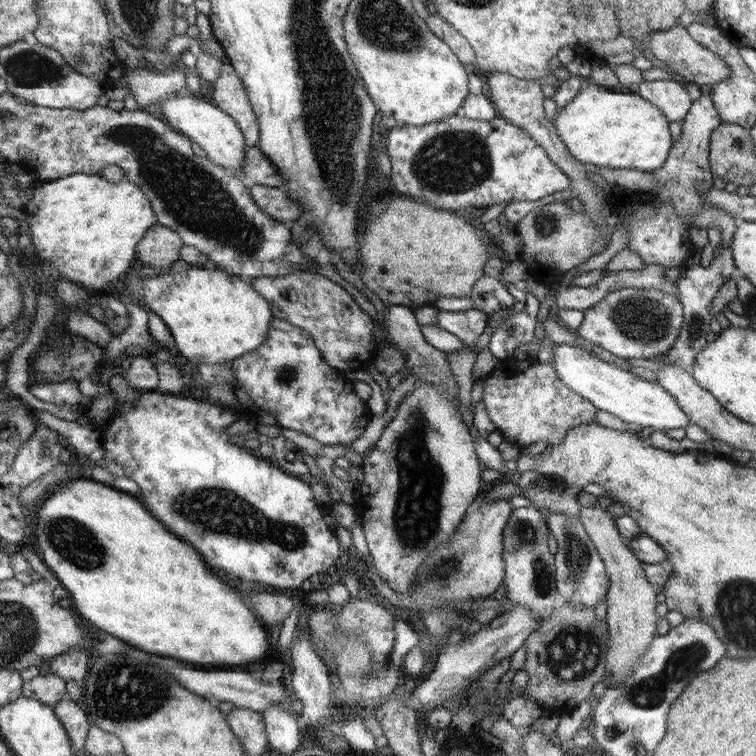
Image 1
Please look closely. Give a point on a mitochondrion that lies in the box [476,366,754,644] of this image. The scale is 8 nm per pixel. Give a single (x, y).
(523, 535)

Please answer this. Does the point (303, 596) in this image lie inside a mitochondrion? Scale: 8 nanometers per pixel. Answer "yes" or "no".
no

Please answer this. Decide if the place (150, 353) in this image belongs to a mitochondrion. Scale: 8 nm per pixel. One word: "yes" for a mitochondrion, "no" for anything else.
no

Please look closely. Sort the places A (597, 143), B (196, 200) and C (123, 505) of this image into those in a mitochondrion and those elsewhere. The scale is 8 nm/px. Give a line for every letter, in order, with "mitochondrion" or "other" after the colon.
A: other
B: mitochondrion
C: other

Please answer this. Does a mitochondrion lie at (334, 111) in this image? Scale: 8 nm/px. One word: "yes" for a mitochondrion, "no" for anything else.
yes

